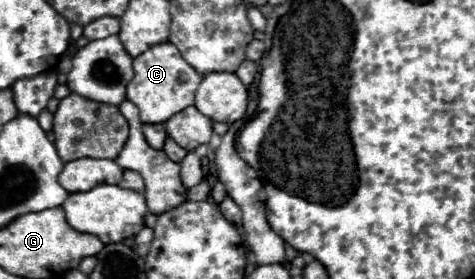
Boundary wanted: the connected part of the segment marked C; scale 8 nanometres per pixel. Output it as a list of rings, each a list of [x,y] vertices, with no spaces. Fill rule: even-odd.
[[[171,42],[151,46],[147,52],[133,60],[133,68],[135,76],[127,84],[127,100],[131,100],[139,108],[143,124],[163,124],[183,108],[191,106],[195,90],[203,80],[203,76],[183,60],[179,50]]]

